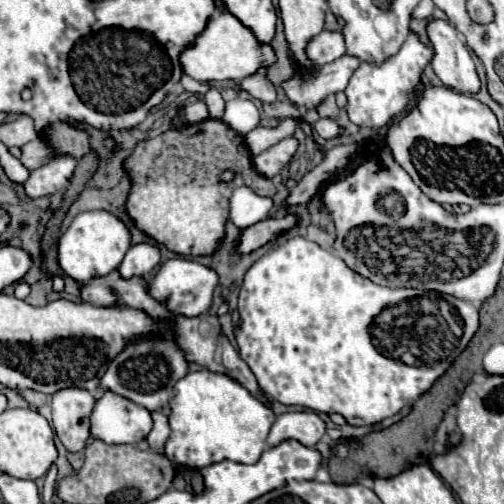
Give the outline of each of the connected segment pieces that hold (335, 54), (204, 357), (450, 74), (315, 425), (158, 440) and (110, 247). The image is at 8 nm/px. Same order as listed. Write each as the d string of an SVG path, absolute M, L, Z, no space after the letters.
M322 31L308 43L308 57L320 67L324 63L330 63L346 53L346 43L342 31Z
M208 313L206 315L198 315L198 317L178 317L176 319L176 333L178 333L180 347L184 347L184 351L188 355L188 361L194 361L194 363L198 363L198 365L202 365L202 367L206 367L210 371L216 371L216 373L232 375L236 381L240 381L244 387L248 387L248 391L252 391L260 401L264 401L264 397L260 393L260 387L256 383L254 373L240 359L240 355L236 353L236 349L228 341L228 337L222 333L218 317L208 315Z
M430 21L428 39L436 51L432 69L436 71L438 79L458 93L476 95L482 83L476 73L472 53L460 39L458 31L446 21Z
M288 411L276 417L266 443L276 447L284 439L296 439L306 447L314 447L324 433L326 425L314 411Z
M154 411L154 413L152 413L152 419L154 419L154 427L152 427L152 431L148 433L146 441L148 441L148 445L150 445L152 451L164 455L164 443L166 443L168 435L170 435L168 417L162 415L162 413L156 413L156 411Z
M84 211L78 213L66 233L60 235L58 263L64 275L76 279L78 283L84 283L92 279L92 275L108 275L108 271L116 269L122 263L130 245L132 241L128 227L112 211Z

